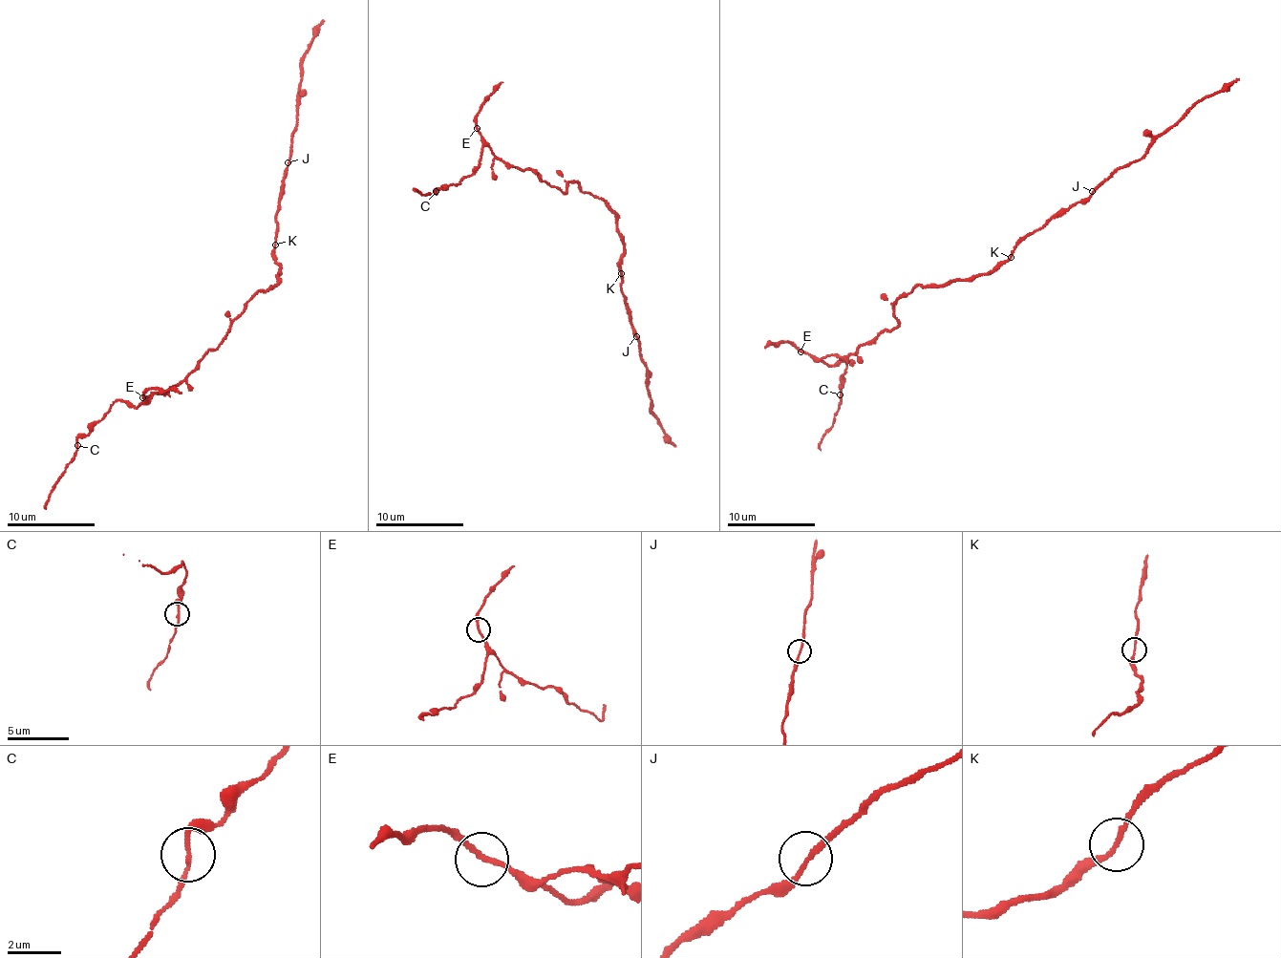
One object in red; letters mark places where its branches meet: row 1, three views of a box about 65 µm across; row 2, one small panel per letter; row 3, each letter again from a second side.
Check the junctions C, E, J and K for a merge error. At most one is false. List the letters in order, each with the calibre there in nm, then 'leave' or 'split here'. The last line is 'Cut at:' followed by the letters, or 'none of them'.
C: 160 nm | leave
E: 180 nm | leave
J: 170 nm | leave
K: 170 nm | leave
Cut at: none of them

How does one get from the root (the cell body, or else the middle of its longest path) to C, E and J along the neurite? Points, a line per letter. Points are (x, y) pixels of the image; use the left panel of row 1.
C: (269, 287), (248, 300), (229, 331), (190, 374), (139, 406), (117, 401), (93, 430), (77, 438), (77, 445)
E: (269, 287), (260, 290), (248, 300), (229, 331), (215, 350), (204, 352), (190, 374), (151, 398), (142, 397)
J: (269, 287), (276, 282), (275, 277), (280, 267), (273, 247), (277, 227), (274, 217), (282, 195), (288, 163)

